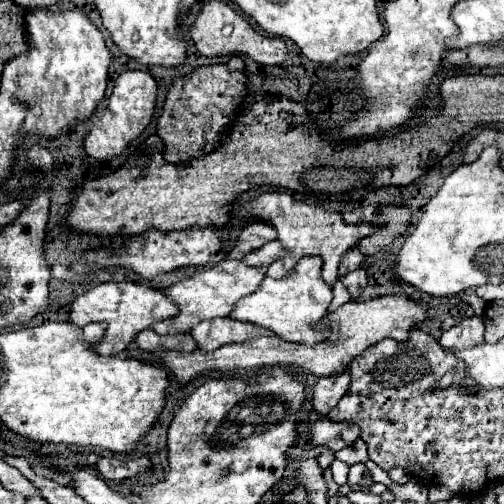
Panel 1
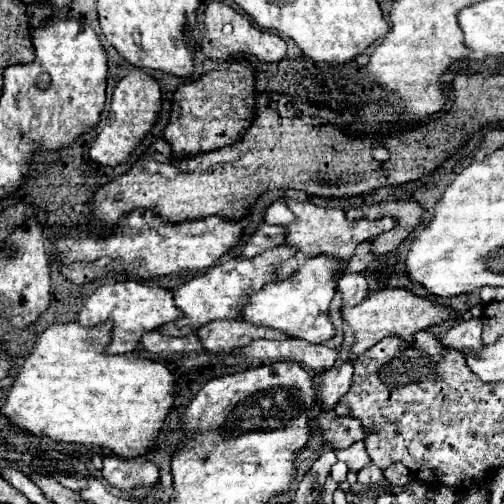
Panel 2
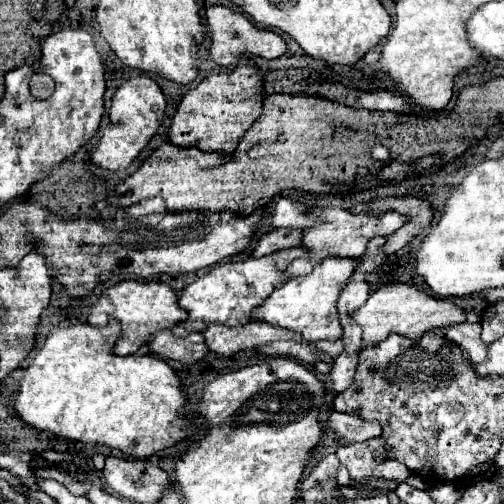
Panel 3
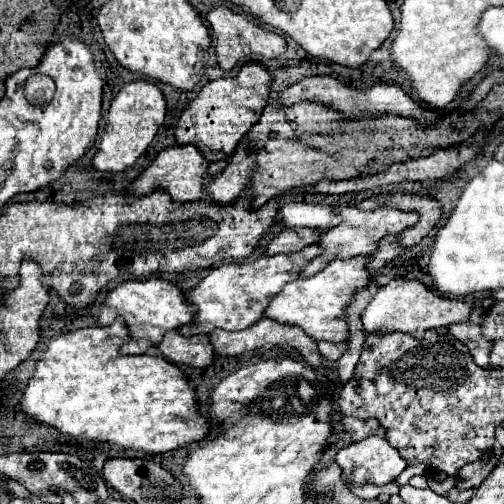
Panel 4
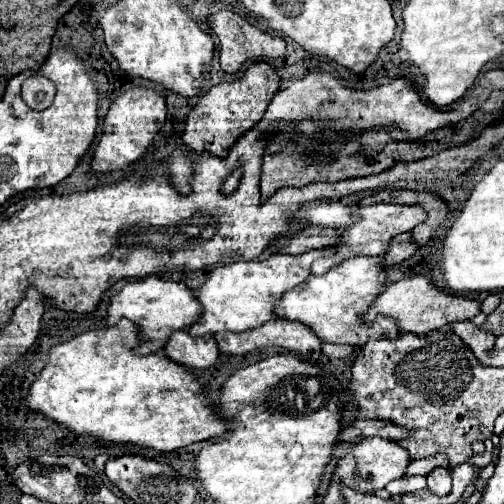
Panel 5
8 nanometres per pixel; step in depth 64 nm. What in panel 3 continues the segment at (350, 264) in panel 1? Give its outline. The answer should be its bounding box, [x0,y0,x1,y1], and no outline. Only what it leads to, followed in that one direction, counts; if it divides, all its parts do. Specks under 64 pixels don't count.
[354,238,386,278]

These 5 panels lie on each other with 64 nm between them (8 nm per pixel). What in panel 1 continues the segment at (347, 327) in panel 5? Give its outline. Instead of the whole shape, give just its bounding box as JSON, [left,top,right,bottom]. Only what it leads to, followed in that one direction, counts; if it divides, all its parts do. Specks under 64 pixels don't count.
[230,256,332,344]

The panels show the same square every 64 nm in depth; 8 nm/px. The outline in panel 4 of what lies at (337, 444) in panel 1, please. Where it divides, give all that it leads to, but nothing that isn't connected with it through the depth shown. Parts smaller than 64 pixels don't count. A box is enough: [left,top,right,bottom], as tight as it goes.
[340,416,382,442]

